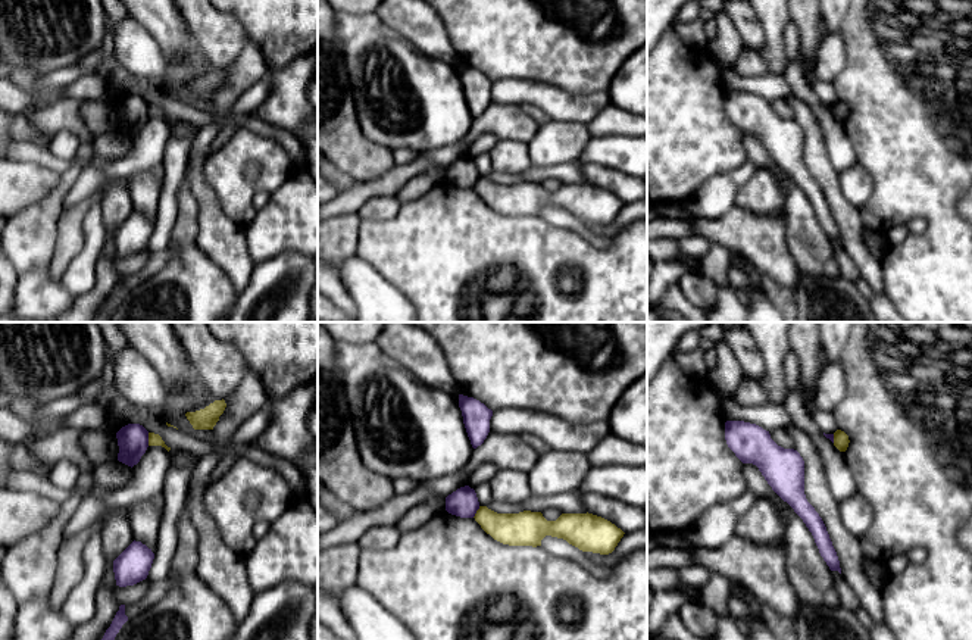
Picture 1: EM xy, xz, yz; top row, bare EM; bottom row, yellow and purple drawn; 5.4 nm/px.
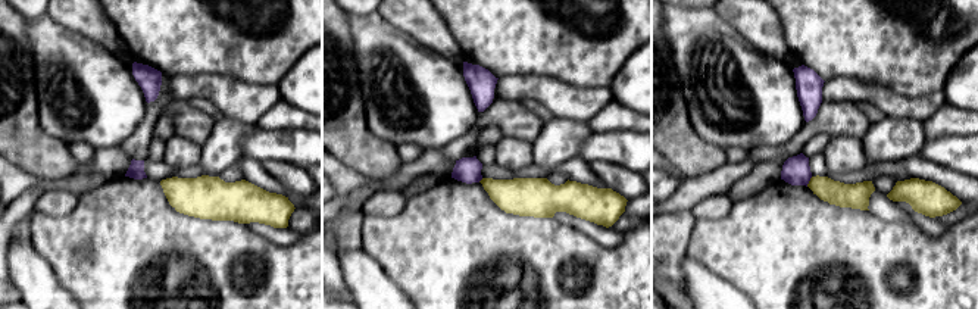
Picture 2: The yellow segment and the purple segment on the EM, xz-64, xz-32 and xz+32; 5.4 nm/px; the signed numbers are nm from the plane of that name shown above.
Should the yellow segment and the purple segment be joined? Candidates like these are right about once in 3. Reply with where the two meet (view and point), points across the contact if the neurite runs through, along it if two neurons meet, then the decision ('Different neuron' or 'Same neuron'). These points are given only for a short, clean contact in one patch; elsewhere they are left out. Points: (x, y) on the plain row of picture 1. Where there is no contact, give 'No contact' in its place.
Touches yellow at xy (149, 109). Boundary: xy (147, 103), (149, 115). Different neuron

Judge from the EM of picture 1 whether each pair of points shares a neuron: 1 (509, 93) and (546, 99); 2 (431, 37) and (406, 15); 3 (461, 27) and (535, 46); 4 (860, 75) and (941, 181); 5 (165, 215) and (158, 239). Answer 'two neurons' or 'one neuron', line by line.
1: one neuron
2: one neuron
3: one neuron
4: one neuron
5: one neuron

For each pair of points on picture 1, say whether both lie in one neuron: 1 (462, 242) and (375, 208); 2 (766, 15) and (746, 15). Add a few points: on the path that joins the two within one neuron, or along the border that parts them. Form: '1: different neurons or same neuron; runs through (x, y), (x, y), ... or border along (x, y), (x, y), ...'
1: different neurons; border along (402, 203), (393, 217), (362, 219)
2: different neurons; border along (756, 15), (763, 33), (763, 44), (758, 50)

